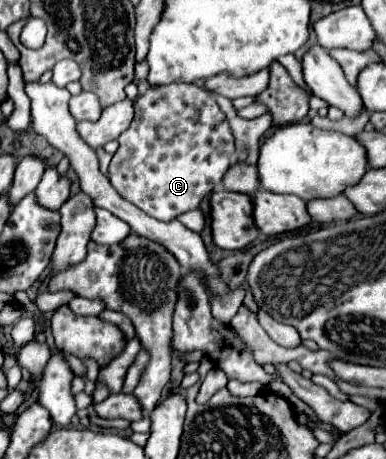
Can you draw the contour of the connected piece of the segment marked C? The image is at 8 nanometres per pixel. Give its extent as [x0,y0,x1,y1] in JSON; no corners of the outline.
[109,84,235,222]

